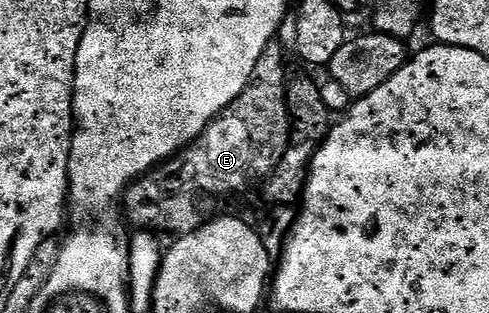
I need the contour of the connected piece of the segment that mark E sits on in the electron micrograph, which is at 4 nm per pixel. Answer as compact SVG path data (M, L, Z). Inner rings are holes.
M280 41L266 45L262 57L258 57L256 74L248 88L232 102L222 114L212 120L211 125L201 133L191 145L178 155L172 156L167 163L153 167L141 175L124 190L122 196L123 214L136 229L147 229L152 233L169 231L172 237L189 235L197 231L202 222L200 202L207 195L236 195L247 189L251 183L259 184L272 174L273 169L282 161L292 136L292 115L288 112L288 84L290 74L284 68L284 47Z

